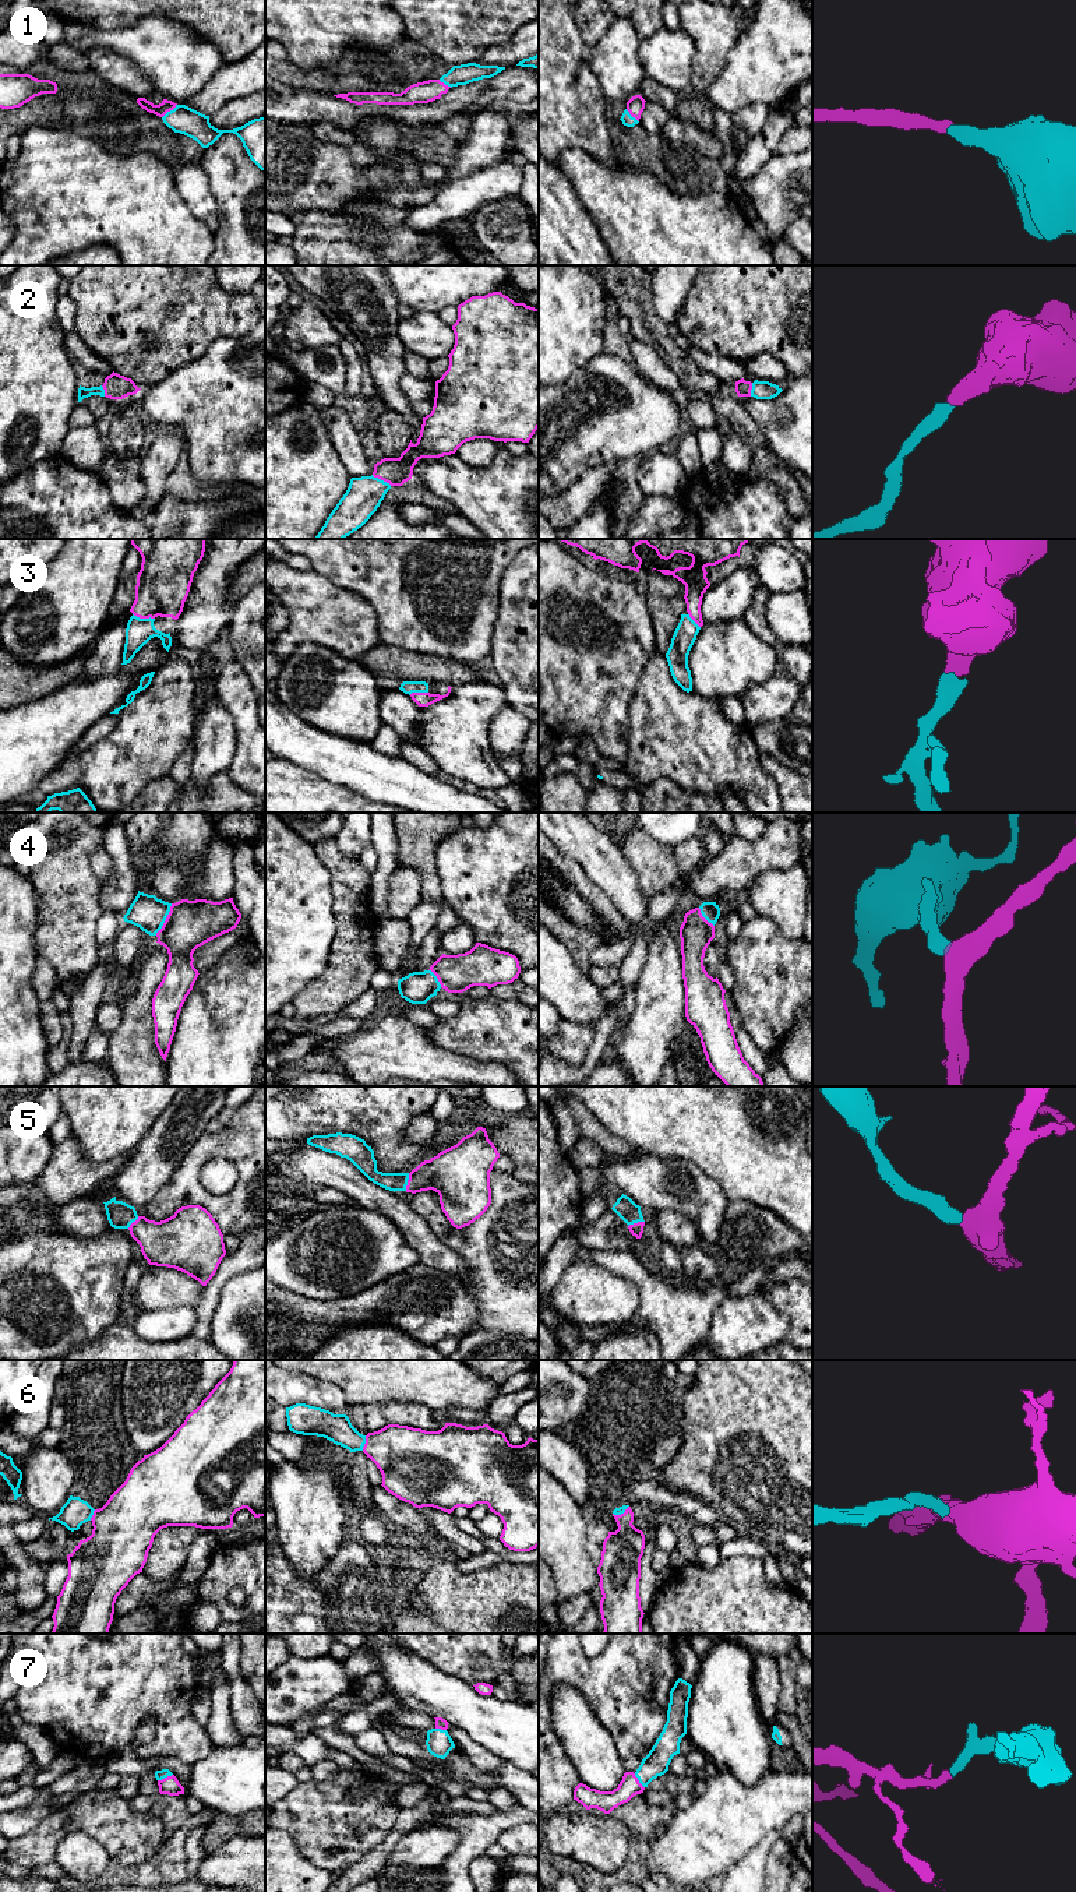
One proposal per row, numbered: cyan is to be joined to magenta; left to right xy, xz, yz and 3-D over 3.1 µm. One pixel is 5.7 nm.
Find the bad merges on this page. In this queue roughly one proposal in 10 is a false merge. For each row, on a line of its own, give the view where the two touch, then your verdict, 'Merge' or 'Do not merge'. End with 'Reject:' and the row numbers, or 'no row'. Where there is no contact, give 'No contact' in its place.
1: Touches magenta in xy. Merge
2: Touches magenta in xz. Merge
3: Touches magenta in xy. Merge
4: Touches magenta in xy. Merge
5: Touches magenta in xz. Merge
6: Touches magenta in xz. Merge
7: Touches magenta in xy. Merge
Reject: no row

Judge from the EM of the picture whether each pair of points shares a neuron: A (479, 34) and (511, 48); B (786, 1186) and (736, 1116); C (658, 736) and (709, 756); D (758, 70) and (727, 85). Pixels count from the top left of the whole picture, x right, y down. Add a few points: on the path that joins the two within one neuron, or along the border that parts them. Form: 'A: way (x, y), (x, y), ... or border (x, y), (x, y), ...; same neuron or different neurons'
A: border (524, 24), (505, 42), (487, 46), (475, 62); different neurons
B: way (773, 1169), (755, 1151), (748, 1133); same neuron
C: way (670, 736), (684, 736), (697, 747); same neuron
D: way (751, 74), (734, 85); same neuron

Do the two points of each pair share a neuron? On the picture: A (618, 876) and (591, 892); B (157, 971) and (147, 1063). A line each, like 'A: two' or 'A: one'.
A: two
B: one

